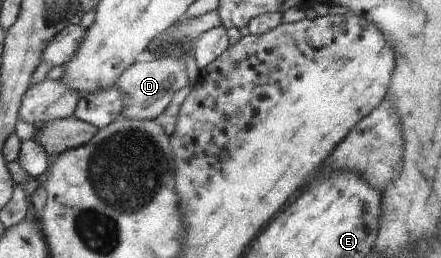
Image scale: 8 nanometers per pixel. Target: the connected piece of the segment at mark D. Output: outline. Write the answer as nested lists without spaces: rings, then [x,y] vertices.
[[[156,56],[138,60],[132,67],[126,68],[116,81],[116,85],[125,95],[122,115],[135,120],[155,120],[166,111],[176,91],[188,86],[188,81],[186,64],[180,58]]]

